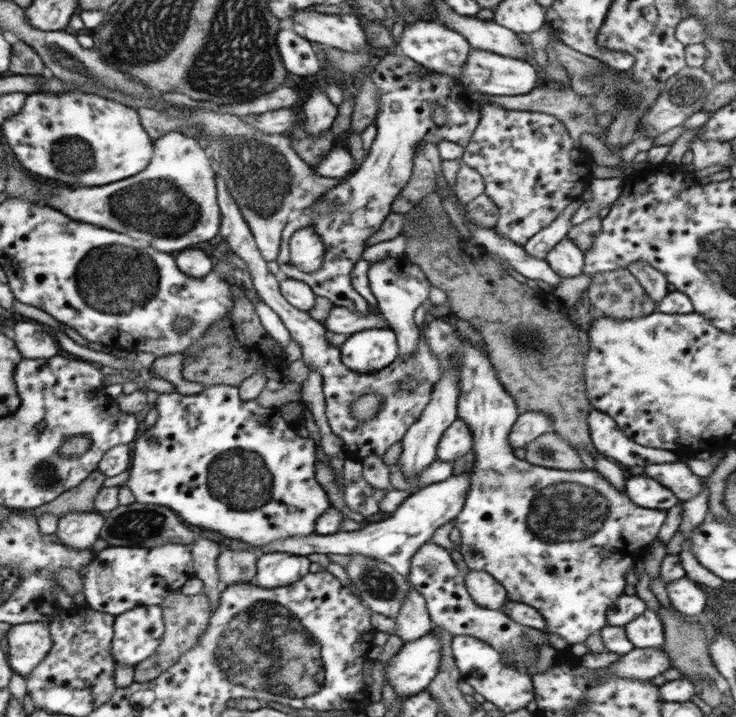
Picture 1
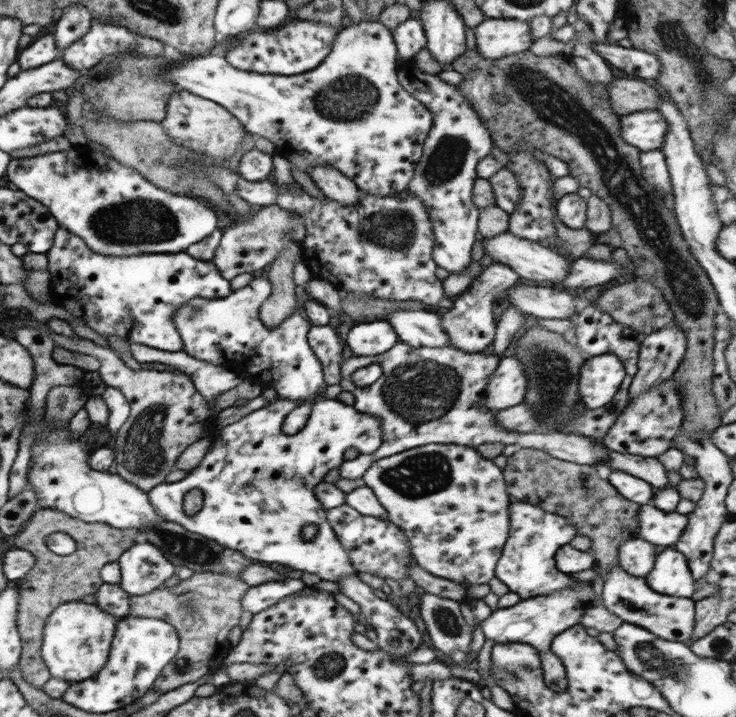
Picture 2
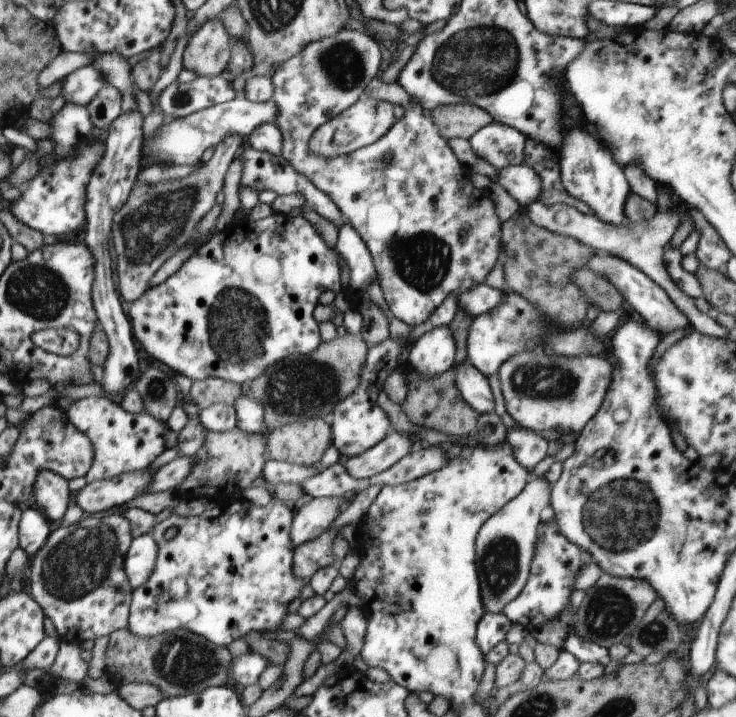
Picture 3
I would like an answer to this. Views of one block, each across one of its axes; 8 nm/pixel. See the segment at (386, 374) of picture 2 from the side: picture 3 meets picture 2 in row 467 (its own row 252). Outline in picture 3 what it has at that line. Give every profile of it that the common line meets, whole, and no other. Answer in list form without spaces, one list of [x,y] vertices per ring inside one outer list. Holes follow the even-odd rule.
[[[345,222],[340,228],[335,248],[350,267],[350,284],[343,290],[343,294],[347,297],[350,310],[359,311],[365,298],[369,298],[368,286],[379,280],[373,255],[370,254],[361,235],[349,222]]]

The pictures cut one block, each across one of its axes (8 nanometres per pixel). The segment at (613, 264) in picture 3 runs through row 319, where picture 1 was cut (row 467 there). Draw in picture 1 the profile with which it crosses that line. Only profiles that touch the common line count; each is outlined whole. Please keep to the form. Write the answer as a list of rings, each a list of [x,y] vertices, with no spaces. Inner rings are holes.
[[[678,460],[671,464],[648,464],[643,475],[660,482],[668,488],[680,501],[695,498],[701,492],[702,478],[695,476]]]

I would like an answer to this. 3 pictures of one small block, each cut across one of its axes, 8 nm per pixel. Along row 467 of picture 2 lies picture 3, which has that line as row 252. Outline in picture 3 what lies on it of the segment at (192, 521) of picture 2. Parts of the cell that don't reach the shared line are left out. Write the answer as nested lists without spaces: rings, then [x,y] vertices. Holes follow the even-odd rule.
[[[274,212],[271,216],[255,222],[248,220],[248,217],[236,218],[224,230],[216,233],[206,242],[173,276],[159,286],[150,288],[140,299],[132,301],[130,312],[128,312],[132,335],[150,356],[170,367],[172,371],[192,379],[193,382],[219,377],[241,386],[244,382],[255,380],[262,375],[264,370],[285,357],[306,355],[318,349],[322,340],[319,323],[313,318],[313,312],[319,304],[319,297],[323,292],[330,290],[330,292],[338,294],[342,291],[340,261],[341,255],[336,248],[328,248],[324,238],[316,232],[314,226],[304,216],[292,218],[288,214]]]

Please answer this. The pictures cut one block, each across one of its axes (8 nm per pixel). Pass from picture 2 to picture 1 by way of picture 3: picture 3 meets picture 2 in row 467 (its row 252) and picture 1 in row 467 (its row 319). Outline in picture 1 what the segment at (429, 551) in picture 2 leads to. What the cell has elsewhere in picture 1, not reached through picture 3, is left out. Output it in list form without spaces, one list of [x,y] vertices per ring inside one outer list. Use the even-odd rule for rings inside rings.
[[[428,318],[423,324],[424,336],[430,345],[432,355],[438,359],[438,367],[440,367],[440,380],[432,390],[430,402],[428,402],[424,412],[420,418],[408,428],[406,434],[403,436],[402,453],[400,453],[397,461],[397,468],[402,474],[402,477],[414,485],[417,482],[417,477],[422,471],[426,470],[437,460],[437,445],[442,438],[444,431],[457,418],[457,402],[458,402],[458,374],[456,374],[456,367],[458,362],[450,360],[450,353],[458,349],[458,336],[455,327],[450,326],[444,320]]]

